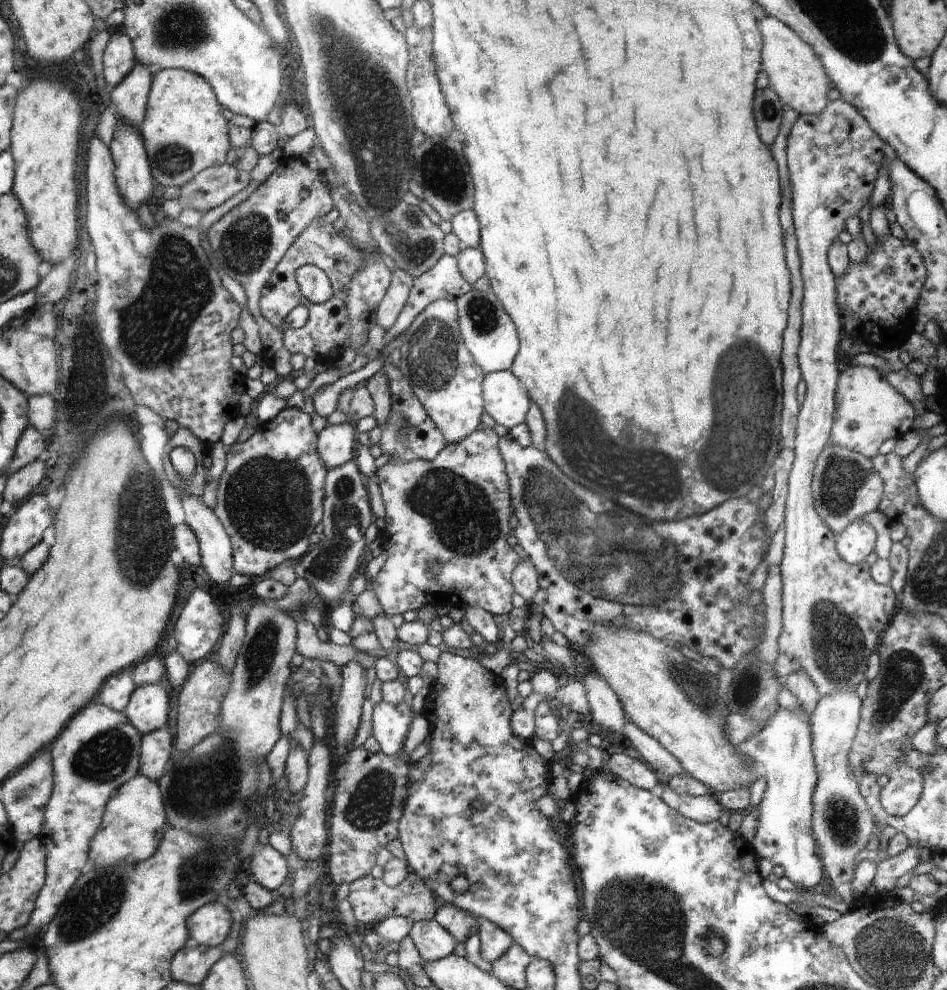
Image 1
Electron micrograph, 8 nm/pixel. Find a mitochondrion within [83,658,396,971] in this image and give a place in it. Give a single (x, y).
(194, 880)

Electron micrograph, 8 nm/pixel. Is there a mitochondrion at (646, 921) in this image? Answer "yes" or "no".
yes

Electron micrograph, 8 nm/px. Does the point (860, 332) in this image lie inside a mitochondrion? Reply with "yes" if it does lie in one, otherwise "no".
no

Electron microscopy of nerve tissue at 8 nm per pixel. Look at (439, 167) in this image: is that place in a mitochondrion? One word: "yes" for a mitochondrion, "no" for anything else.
yes

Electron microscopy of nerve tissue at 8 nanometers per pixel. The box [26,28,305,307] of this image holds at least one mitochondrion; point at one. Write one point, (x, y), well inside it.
(246, 244)

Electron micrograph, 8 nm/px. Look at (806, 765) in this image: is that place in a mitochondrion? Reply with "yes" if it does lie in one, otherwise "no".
no

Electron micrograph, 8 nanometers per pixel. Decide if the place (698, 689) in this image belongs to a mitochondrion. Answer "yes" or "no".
yes

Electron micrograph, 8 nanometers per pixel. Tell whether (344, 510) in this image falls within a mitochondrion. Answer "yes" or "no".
yes

